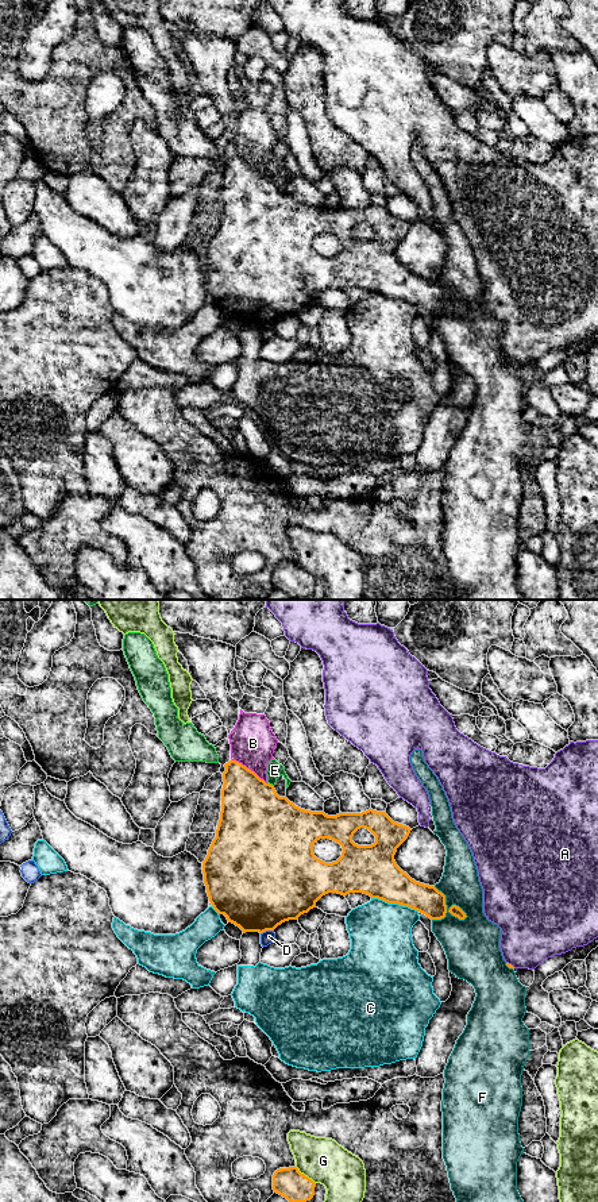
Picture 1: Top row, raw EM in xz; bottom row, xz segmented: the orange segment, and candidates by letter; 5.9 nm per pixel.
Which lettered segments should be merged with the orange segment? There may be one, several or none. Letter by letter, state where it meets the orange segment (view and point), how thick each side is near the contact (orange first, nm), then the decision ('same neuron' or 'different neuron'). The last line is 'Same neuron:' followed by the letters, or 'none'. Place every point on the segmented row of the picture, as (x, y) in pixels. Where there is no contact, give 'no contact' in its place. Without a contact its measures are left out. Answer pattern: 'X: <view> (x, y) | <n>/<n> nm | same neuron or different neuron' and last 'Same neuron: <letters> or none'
A: xz (510, 964) | 20/380 nm | different neuron
B: xz (249, 769) | 360/260 nm | different neuron
C: xz (394, 902) | 300/360 nm | different neuron
D: xz (266, 929) | 500/80 nm | different neuron
E: xz (269, 784) | 440/100 nm | different neuron
F: xz (446, 906) | 170/280 nm | different neuron
G: xz (304, 1175) | 180/260 nm | different neuron
Same neuron: none

